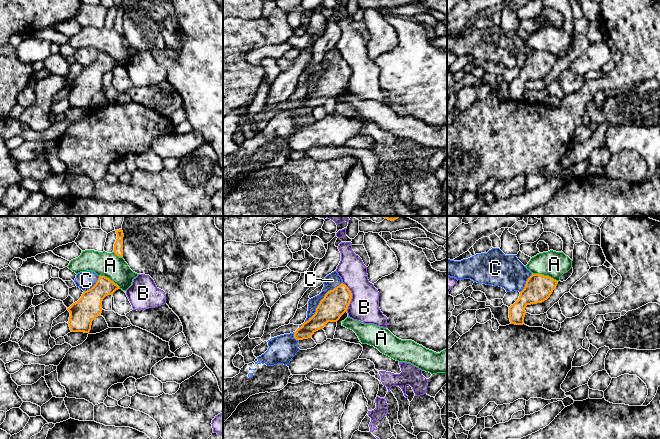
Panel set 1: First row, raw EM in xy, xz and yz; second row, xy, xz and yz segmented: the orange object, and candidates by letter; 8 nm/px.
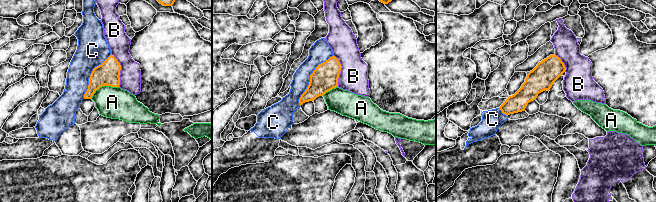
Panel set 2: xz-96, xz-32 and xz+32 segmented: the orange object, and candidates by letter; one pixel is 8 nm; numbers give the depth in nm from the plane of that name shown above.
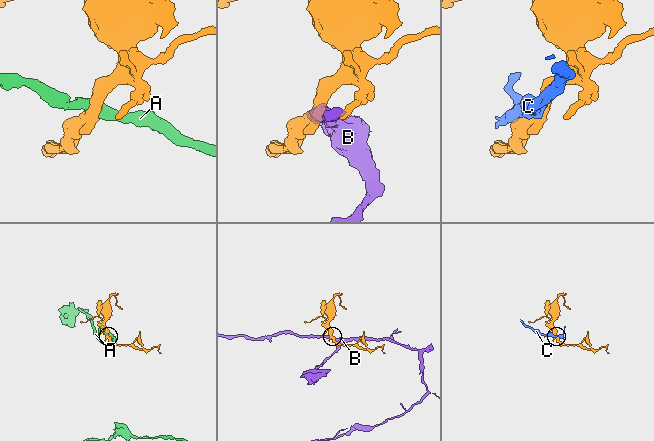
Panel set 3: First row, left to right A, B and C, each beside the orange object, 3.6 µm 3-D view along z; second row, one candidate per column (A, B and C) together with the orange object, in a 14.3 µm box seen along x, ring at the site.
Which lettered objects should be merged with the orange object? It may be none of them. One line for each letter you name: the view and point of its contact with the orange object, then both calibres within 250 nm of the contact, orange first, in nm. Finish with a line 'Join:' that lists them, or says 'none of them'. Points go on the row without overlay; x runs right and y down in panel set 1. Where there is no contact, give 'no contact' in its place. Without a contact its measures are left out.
Join: none of them

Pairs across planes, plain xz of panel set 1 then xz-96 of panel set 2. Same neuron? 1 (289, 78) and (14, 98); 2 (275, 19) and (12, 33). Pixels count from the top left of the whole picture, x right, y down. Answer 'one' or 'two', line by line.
1: two
2: one

